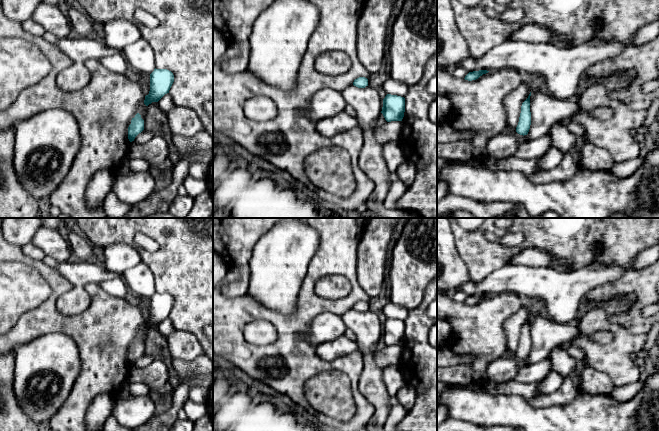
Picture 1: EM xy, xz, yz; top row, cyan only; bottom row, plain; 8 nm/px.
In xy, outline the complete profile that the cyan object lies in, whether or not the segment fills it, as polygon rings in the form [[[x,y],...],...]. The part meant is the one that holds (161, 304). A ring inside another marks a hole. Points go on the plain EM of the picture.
[[[154,293],[150,298],[150,315],[145,320],[144,328],[158,326],[169,314],[174,306],[174,299],[167,293]]]

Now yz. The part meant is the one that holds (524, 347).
[[[531,316],[528,322],[522,327],[519,346],[516,351],[516,356],[523,360],[528,358],[531,349],[530,320]]]

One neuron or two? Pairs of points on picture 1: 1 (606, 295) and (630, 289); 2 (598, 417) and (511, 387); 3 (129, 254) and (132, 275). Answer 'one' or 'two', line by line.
1: one
2: two
3: two

